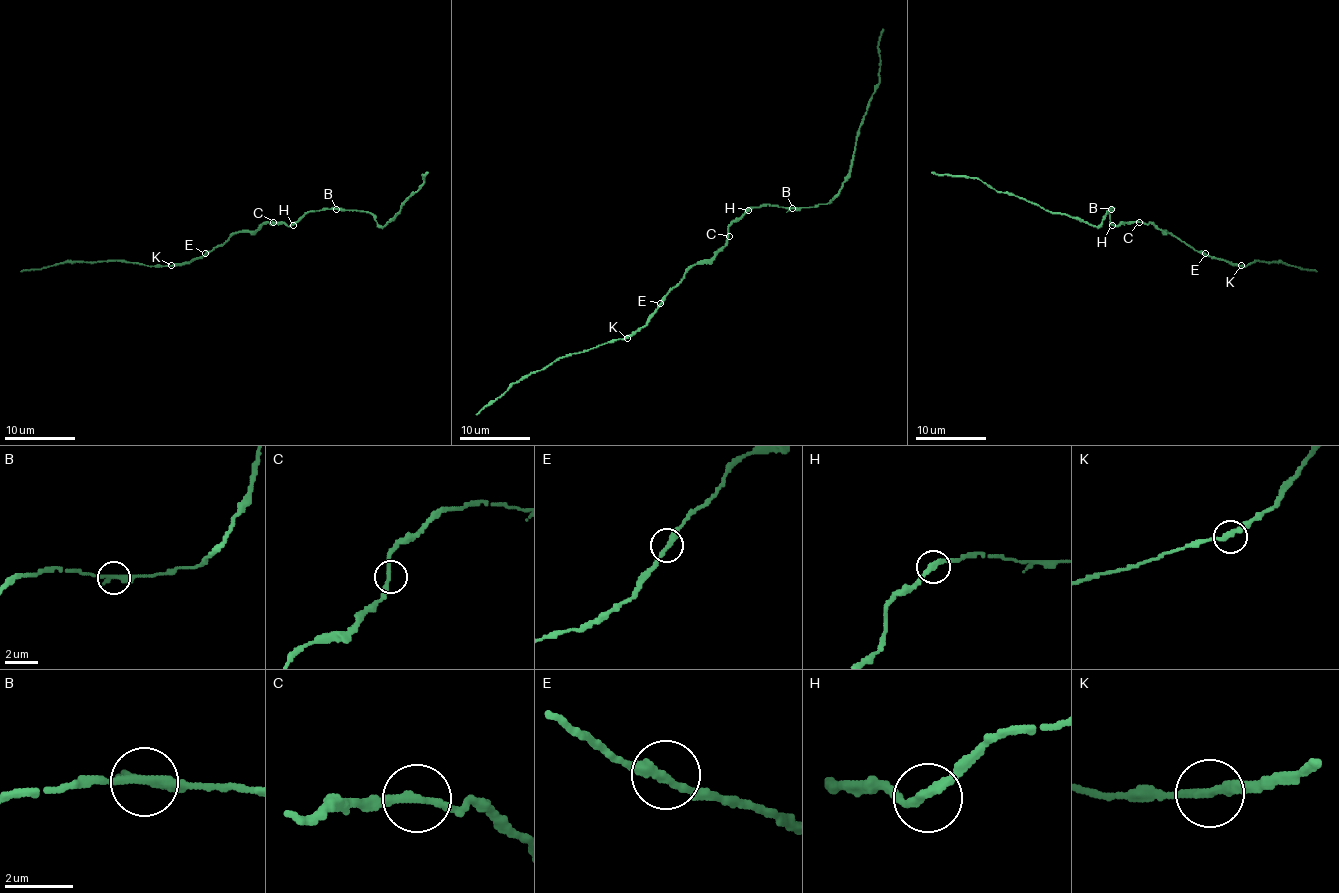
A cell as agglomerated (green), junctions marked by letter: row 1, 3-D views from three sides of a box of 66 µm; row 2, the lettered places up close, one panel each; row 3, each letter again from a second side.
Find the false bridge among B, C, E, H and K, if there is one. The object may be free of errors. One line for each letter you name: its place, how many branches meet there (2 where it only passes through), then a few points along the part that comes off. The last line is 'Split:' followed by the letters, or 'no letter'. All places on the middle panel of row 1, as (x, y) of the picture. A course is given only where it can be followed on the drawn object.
Split: no letter

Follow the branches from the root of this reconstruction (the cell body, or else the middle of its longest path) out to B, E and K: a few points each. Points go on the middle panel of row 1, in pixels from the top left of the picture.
B: (727, 236), (727, 229), (752, 208), (766, 204), (792, 208)
E: (727, 236), (722, 248), (709, 259), (694, 264), (660, 303)
K: (727, 236), (725, 245), (709, 259), (694, 264), (665, 296), (650, 320), (627, 338)

